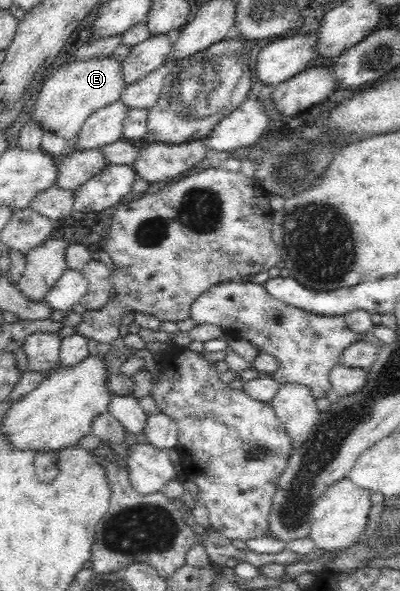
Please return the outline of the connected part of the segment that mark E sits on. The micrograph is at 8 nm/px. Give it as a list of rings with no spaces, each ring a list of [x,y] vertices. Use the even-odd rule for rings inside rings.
[[[111,55],[72,60],[48,74],[34,102],[31,120],[36,121],[43,132],[52,133],[64,140],[76,139],[84,121],[96,110],[116,102],[127,85],[121,62]]]

